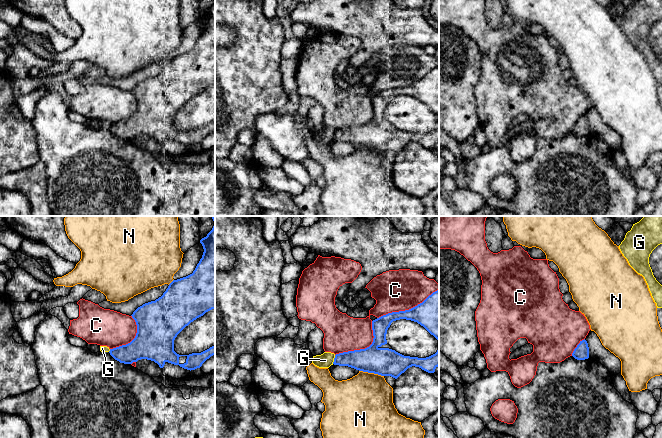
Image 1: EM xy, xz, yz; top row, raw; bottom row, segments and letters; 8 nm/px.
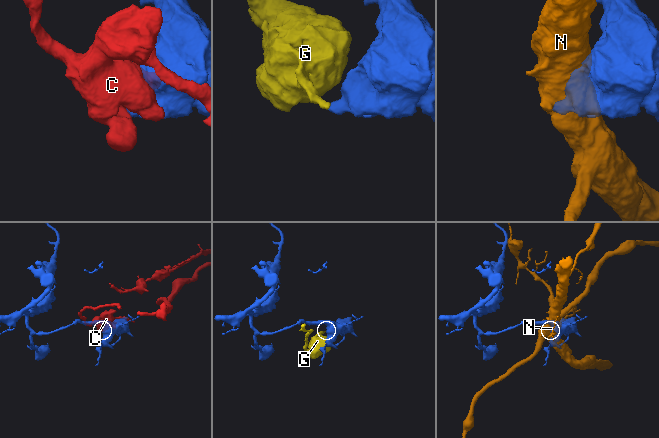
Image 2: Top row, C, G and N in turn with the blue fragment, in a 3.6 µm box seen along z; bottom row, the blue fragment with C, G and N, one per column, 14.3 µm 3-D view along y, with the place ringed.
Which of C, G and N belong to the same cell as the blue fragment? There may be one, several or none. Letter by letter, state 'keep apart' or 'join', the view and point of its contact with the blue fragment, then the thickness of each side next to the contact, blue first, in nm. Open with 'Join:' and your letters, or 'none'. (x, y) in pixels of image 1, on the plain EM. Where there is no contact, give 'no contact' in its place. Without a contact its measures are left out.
Join: none
C: keep apart; meets blue in xz at (407, 86); 320 nm thick on the blue side, 340 nm on the other
G: keep apart; meets blue in xz at (334, 135); 180 nm thick on the blue side, 120 nm on the other
N: keep apart; meets blue in xz at (371, 148); 220 nm thick on the blue side, 460 nm on the other

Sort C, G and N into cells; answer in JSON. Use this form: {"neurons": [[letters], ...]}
{"neurons": [["C"], ["G"], ["N"]]}

